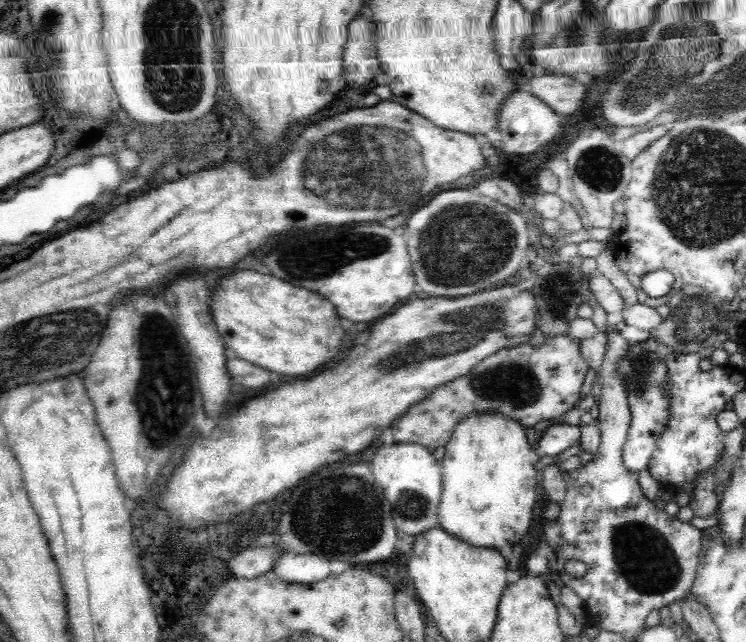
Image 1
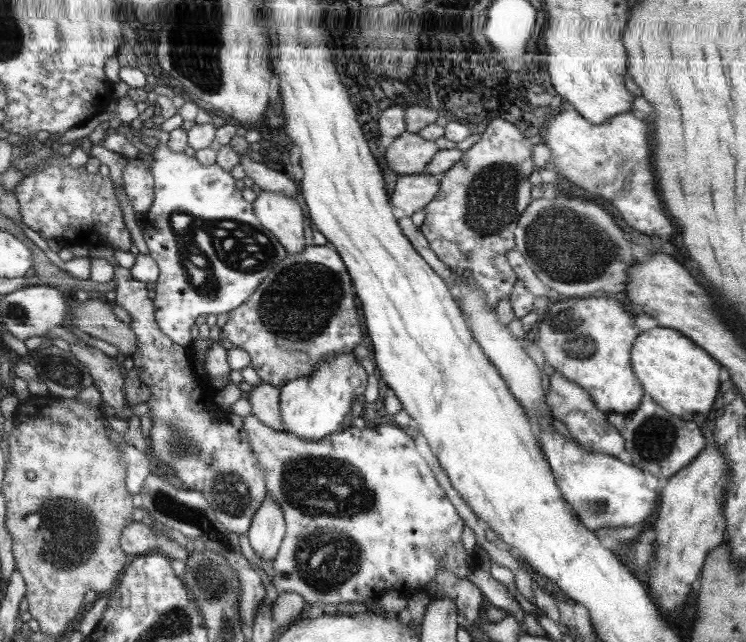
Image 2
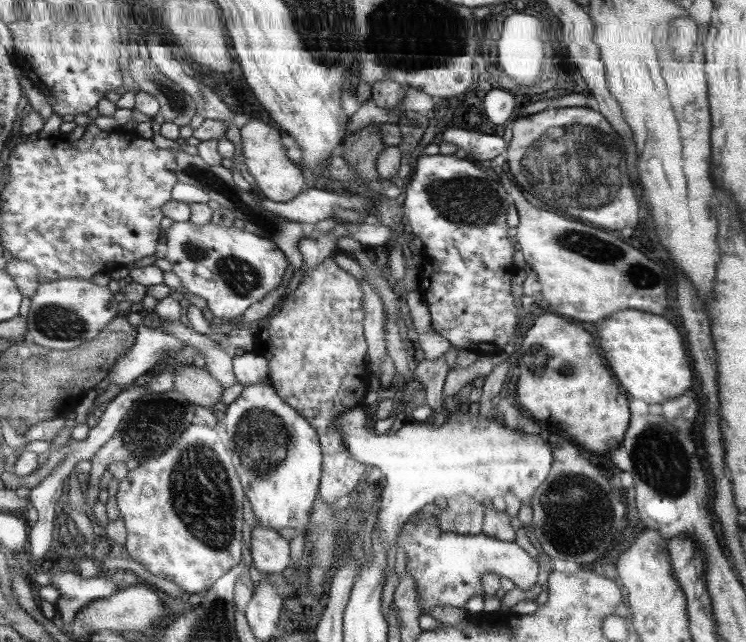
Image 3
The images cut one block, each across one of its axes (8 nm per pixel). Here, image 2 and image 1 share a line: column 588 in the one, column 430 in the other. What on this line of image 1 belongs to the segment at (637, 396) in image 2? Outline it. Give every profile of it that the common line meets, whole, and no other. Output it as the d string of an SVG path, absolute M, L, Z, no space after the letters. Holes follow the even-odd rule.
M498 286L496 290L490 292L476 292L472 296L460 296L460 298L418 298L408 302L406 306L398 308L394 314L386 315L380 322L376 322L370 328L370 336L366 340L366 332L358 334L354 340L352 350L346 354L346 358L342 358L340 362L328 366L324 372L306 378L306 380L296 380L296 382L288 382L278 386L276 390L266 392L260 398L248 400L244 402L240 408L236 408L234 414L226 416L208 438L198 438L194 440L194 444L188 448L186 456L184 456L184 464L174 472L174 476L166 482L164 486L164 494L158 498L160 506L168 512L170 518L178 520L178 522L192 522L192 520L204 520L204 522L212 522L212 520L222 520L222 518L232 518L238 512L246 510L248 506L256 504L256 502L264 502L272 500L274 496L278 496L282 490L296 486L302 478L310 476L312 472L316 472L316 468L322 468L324 464L334 464L338 460L344 460L348 456L354 456L363 450L366 450L372 442L380 438L383 430L390 427L391 424L400 416L405 415L407 410L420 400L424 400L436 387L456 380L458 377L464 376L472 367L476 366L482 359L488 355L498 352L506 347L512 348L522 343L529 343L531 336L539 330L539 314L535 303L535 296L529 289L520 289L516 286Z

